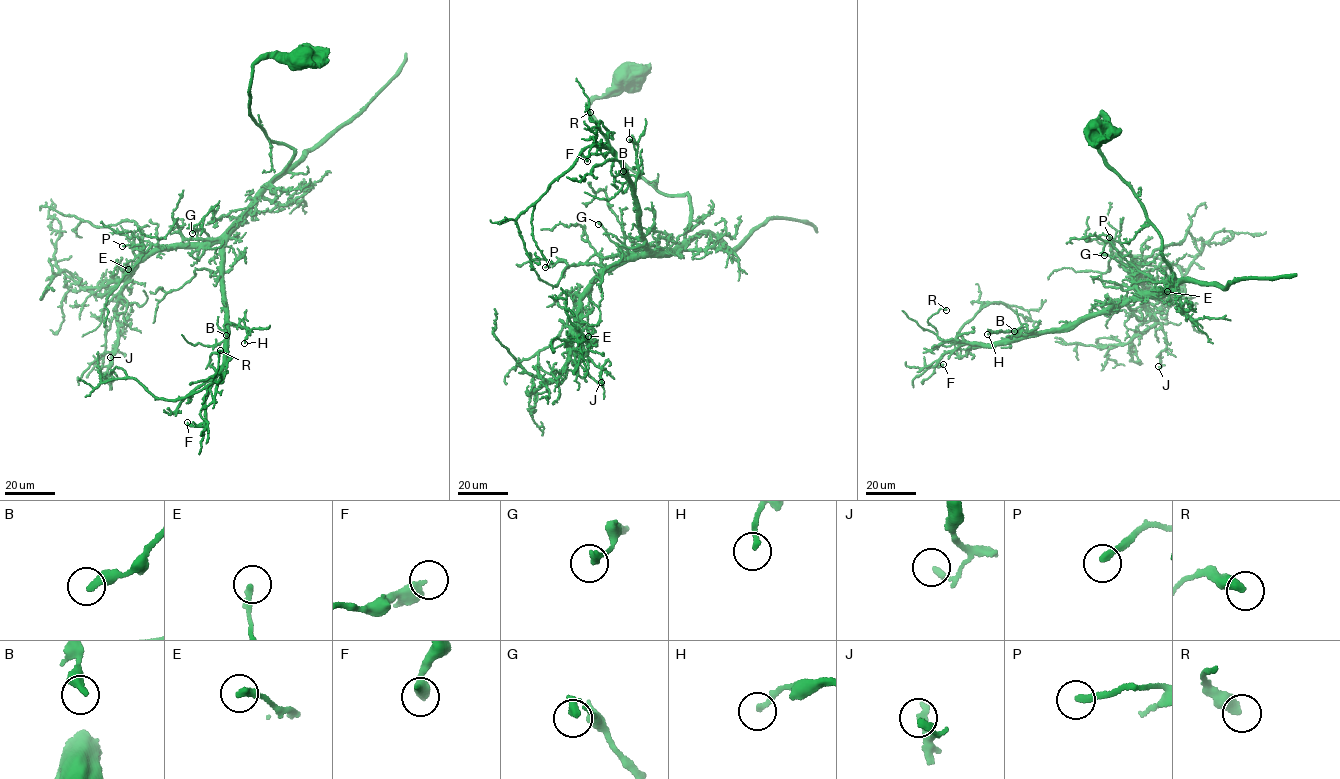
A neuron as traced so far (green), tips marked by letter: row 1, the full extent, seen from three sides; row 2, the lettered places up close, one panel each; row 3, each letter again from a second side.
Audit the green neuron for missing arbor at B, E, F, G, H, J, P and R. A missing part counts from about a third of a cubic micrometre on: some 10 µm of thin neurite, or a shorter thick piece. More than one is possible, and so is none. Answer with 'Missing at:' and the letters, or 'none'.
Missing at: none

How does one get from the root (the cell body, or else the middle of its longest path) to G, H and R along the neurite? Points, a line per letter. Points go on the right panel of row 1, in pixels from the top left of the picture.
G: (1094, 128), (1101, 113), (1091, 130), (1098, 152), (1141, 204), (1177, 279), (1140, 292), (1131, 269), (1104, 255)
H: (1094, 128), (1101, 113), (1091, 130), (1098, 152), (1141, 204), (1177, 279), (1060, 328), (987, 334)
R: (1094, 128), (1101, 113), (1098, 152), (1157, 230), (1176, 281), (993, 345), (938, 337), (928, 319), (946, 310)

